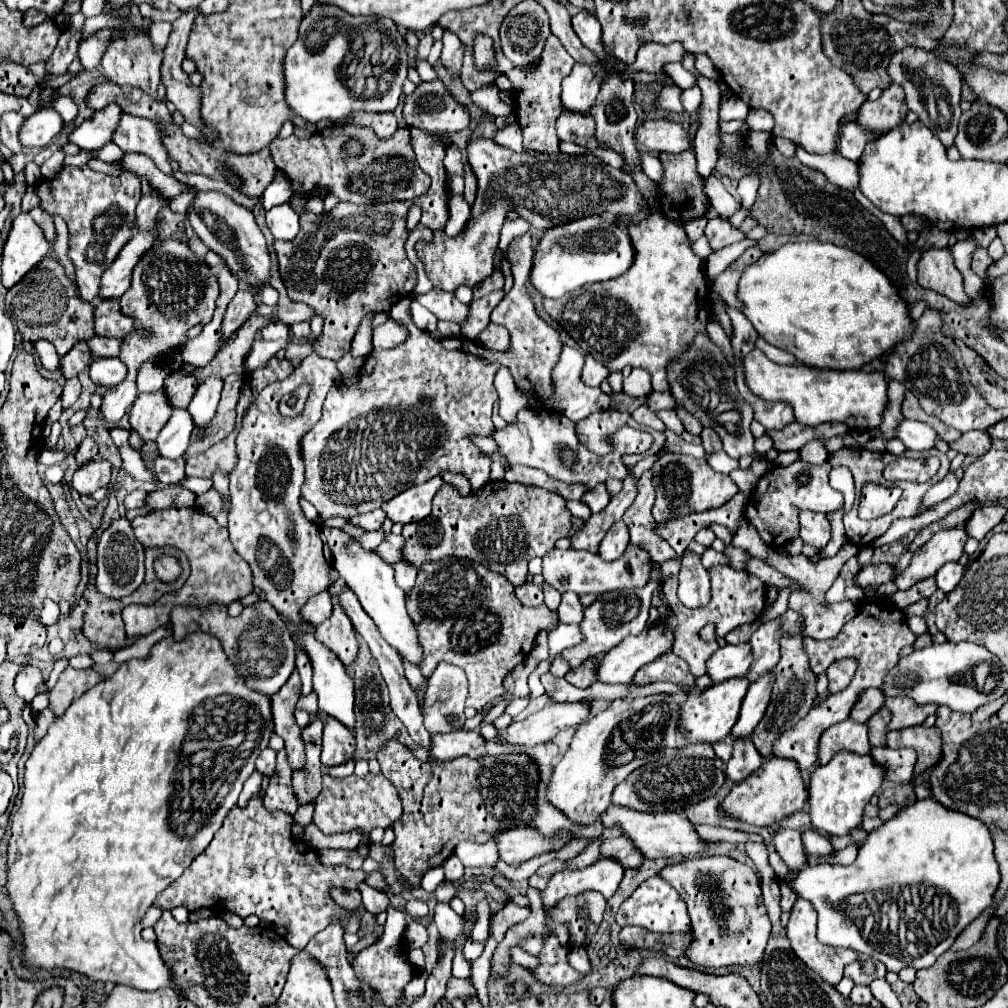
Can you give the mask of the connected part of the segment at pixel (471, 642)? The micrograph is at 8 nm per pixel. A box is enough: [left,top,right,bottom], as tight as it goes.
[406,557,558,709]

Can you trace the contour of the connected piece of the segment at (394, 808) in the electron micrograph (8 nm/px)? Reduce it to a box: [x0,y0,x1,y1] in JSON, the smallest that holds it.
[314,775,400,835]

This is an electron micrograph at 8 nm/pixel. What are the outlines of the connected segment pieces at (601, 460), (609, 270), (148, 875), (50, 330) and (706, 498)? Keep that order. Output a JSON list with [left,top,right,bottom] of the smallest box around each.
[[492,409,628,491],[530,215,634,299],[8,633,274,995],[6,249,94,357],[652,453,738,521]]

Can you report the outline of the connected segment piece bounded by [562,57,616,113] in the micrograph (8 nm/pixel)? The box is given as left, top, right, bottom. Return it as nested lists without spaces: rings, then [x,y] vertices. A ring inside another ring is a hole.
[[[600,57],[592,67],[586,63],[576,63],[572,73],[562,81],[562,103],[568,111],[588,113],[596,101],[596,93],[600,85],[606,81],[608,73],[616,73],[612,65],[602,61]]]

